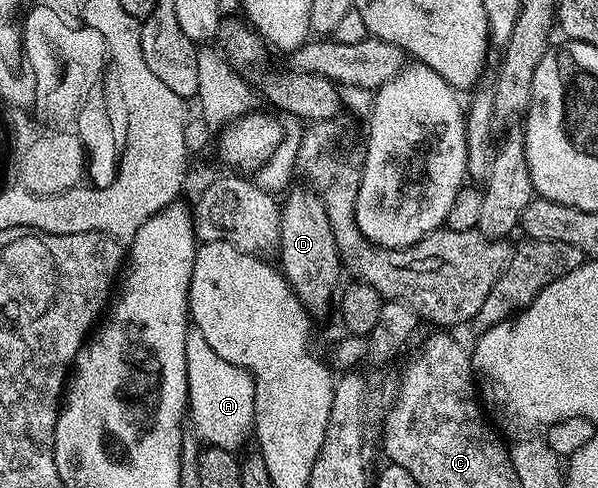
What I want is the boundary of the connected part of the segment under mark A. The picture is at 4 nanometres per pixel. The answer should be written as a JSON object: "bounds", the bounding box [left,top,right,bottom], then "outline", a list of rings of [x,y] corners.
{"bounds":[186,326,254,450],"outline":[[[193,326],[186,329],[186,377],[188,378],[188,416],[194,419],[193,431],[203,445],[212,448],[228,448],[238,450],[251,435],[254,427],[254,378],[242,368],[232,366],[232,362],[224,362],[216,354],[216,350],[208,342],[204,342],[204,334]]]}

